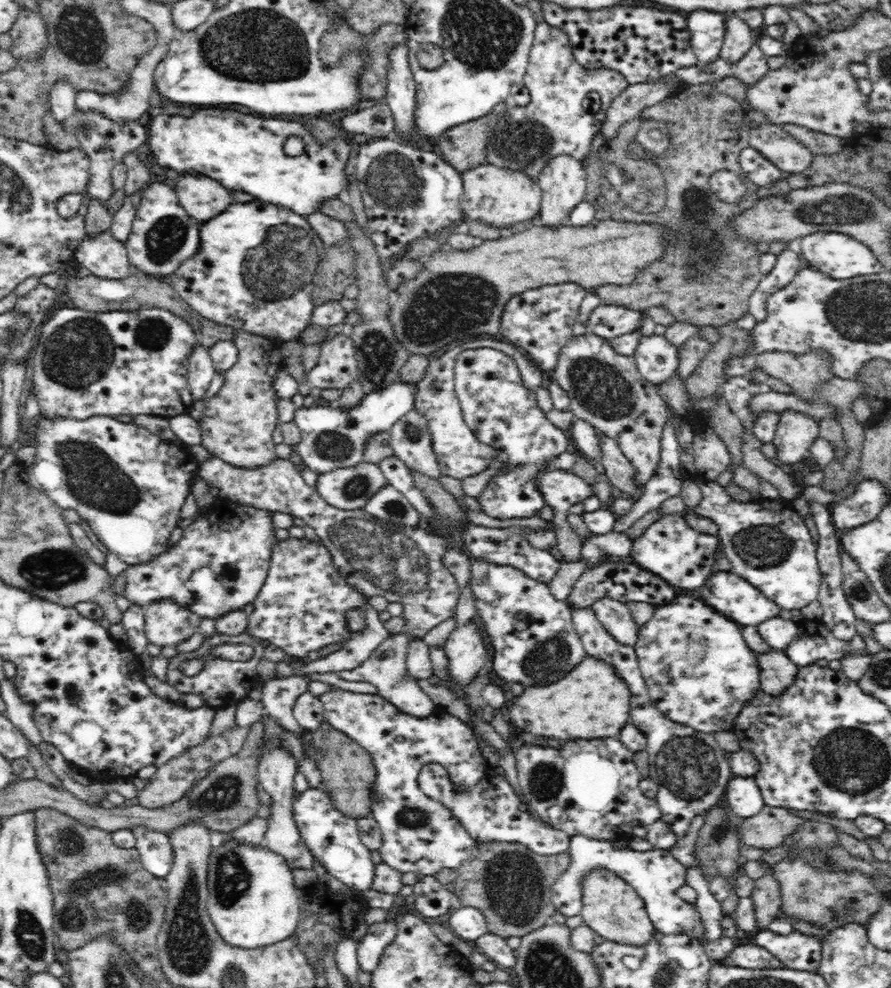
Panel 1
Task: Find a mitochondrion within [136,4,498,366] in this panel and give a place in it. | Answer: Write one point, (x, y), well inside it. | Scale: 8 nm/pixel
(260, 42)

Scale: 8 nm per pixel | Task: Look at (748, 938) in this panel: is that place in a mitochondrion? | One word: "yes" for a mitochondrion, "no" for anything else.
no

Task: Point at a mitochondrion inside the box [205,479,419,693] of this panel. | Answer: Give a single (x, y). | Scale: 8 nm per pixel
(396, 509)

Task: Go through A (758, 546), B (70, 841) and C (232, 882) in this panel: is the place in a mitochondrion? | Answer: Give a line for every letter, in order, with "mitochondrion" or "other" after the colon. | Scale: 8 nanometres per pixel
A: mitochondrion
B: mitochondrion
C: mitochondrion

